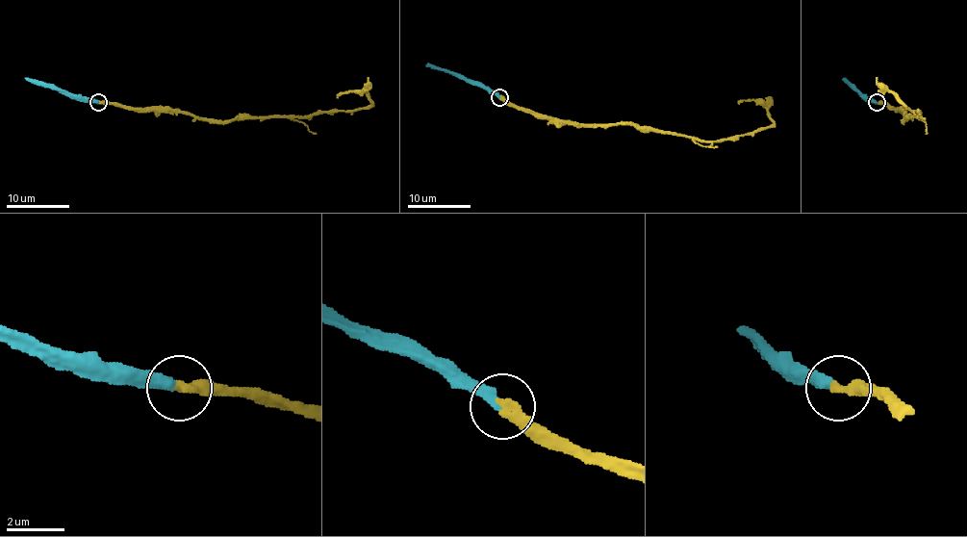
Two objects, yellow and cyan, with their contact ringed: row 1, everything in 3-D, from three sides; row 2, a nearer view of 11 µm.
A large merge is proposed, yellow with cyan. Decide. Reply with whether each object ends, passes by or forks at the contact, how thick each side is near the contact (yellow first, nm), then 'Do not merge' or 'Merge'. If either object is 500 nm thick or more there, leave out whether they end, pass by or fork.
At the ring yellow ends. At the ring cyan ends. Thickness 400 nm (yellow) against 320 nm. Merge

